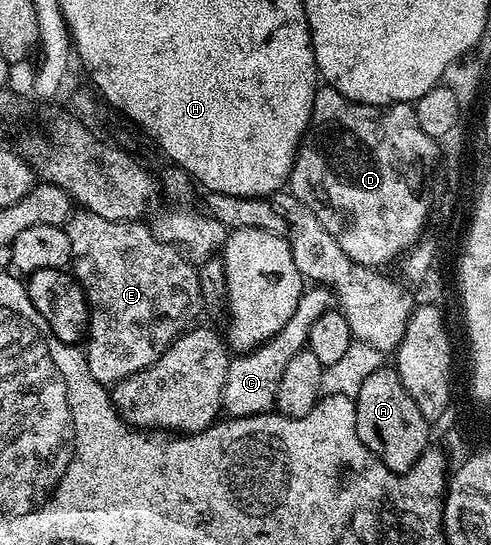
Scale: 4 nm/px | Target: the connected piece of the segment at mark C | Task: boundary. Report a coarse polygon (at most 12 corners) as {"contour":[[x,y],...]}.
{"contour":[[311,286],[293,318],[266,344],[232,359],[223,391],[228,417],[275,408],[285,366],[333,293]]}

